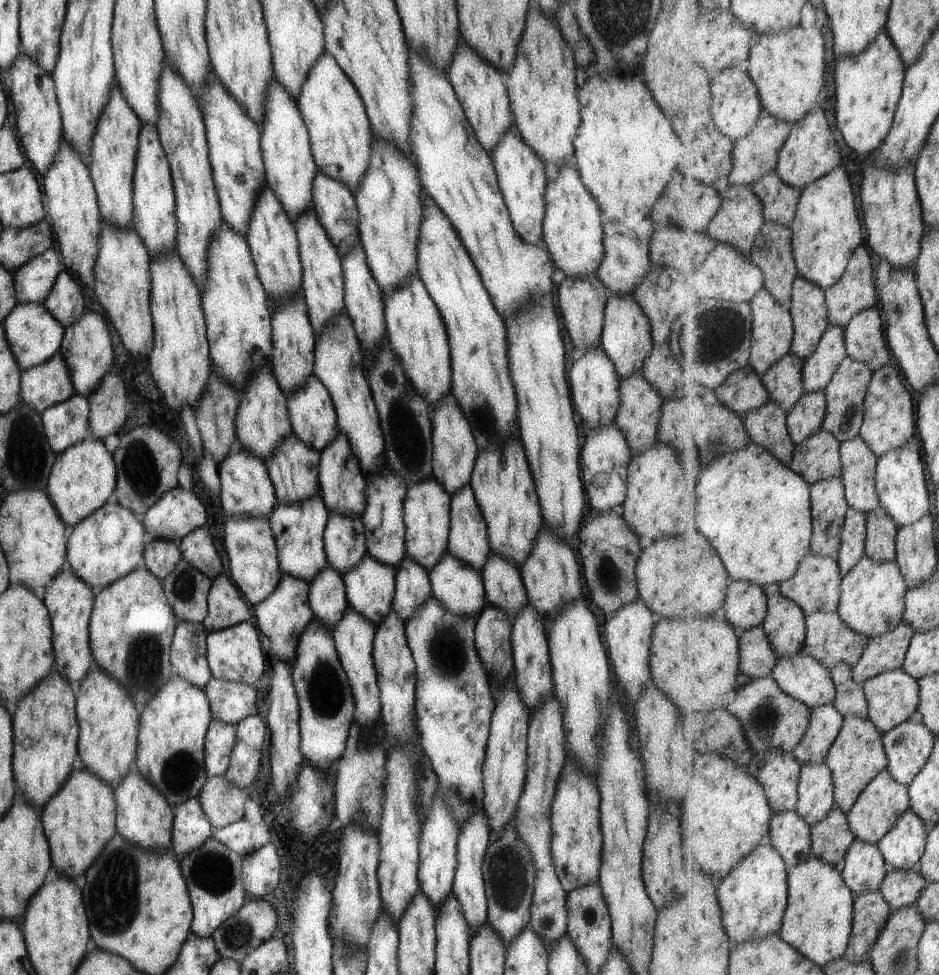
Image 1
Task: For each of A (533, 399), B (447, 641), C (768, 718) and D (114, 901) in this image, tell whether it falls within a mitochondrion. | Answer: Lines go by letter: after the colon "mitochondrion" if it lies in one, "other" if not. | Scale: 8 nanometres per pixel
A: other
B: mitochondrion
C: mitochondrion
D: mitochondrion

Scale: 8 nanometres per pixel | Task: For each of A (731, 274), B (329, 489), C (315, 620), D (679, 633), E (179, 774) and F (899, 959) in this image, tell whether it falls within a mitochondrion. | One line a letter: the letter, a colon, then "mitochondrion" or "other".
A: other
B: other
C: other
D: other
E: mitochondrion
F: mitochondrion

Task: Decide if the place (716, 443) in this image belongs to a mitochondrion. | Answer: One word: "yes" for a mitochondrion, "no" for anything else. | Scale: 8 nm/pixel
yes

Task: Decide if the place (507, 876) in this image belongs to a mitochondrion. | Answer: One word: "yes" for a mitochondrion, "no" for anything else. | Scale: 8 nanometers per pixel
yes

